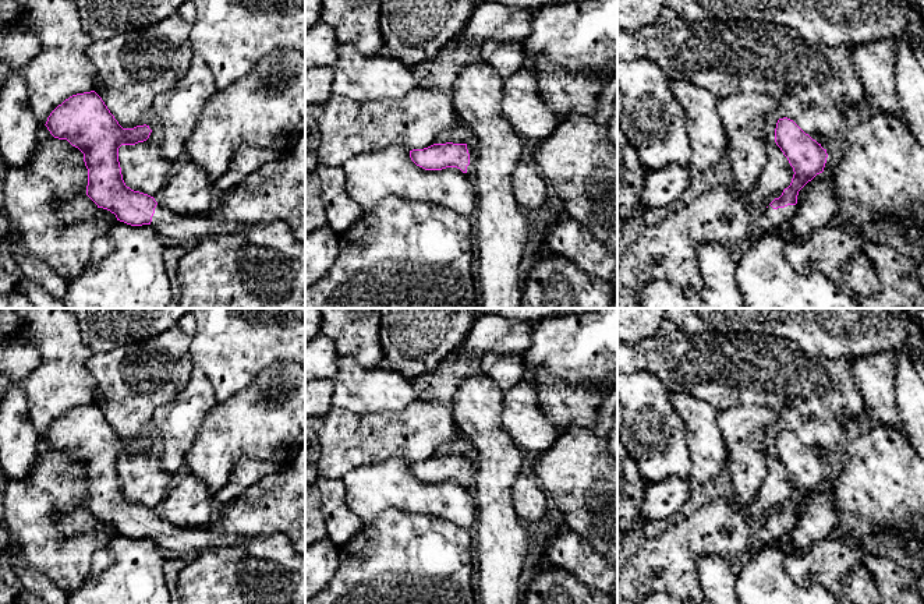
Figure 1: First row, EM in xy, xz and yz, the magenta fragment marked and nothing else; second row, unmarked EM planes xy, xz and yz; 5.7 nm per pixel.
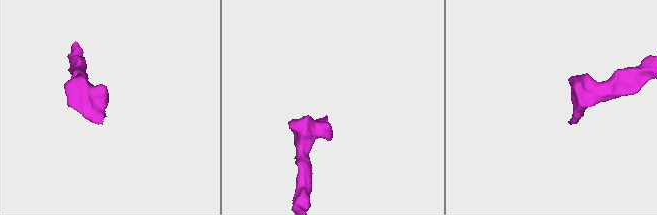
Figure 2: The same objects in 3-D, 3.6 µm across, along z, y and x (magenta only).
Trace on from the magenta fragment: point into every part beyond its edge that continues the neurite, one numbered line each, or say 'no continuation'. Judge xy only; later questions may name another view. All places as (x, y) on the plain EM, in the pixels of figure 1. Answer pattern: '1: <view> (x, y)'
1: xy (276, 504)

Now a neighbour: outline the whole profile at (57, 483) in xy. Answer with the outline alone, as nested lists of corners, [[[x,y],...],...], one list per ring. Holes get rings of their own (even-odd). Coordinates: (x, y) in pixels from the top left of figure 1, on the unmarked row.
[[[42,438],[31,474],[24,480],[8,478],[6,487],[6,520],[10,533],[17,537],[18,545],[7,545],[1,552],[1,561],[13,569],[15,559],[22,558],[60,590],[68,594],[78,590],[89,575],[92,555],[107,547],[111,536],[117,533],[114,526],[103,520],[98,520],[93,531],[71,537],[66,537],[57,530],[57,519],[63,512],[86,508],[86,498],[88,481],[84,466],[67,452],[54,451],[47,439]]]

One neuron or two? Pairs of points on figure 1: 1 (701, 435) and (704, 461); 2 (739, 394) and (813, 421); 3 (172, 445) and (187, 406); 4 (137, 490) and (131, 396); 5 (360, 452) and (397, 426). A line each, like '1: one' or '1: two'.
1: one
2: one
3: one
4: one
5: one

